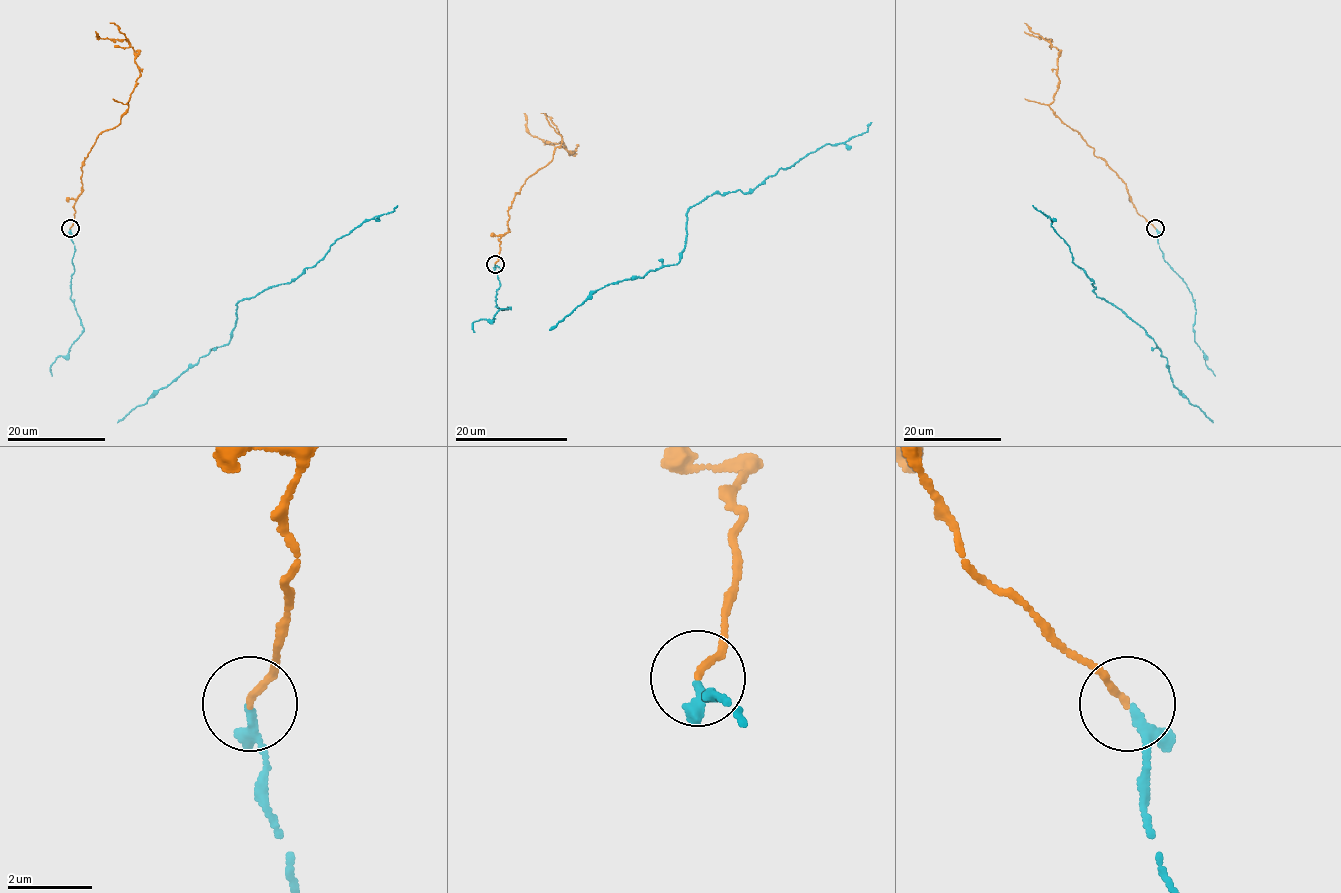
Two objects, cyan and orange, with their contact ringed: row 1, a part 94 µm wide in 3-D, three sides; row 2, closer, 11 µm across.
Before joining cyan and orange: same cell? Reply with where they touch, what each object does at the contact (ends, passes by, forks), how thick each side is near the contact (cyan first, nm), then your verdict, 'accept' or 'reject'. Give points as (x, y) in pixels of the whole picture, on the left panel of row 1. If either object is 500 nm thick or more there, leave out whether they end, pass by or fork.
(70, 228) | cyan passes by | orange ends | 170/150 nm | accept

